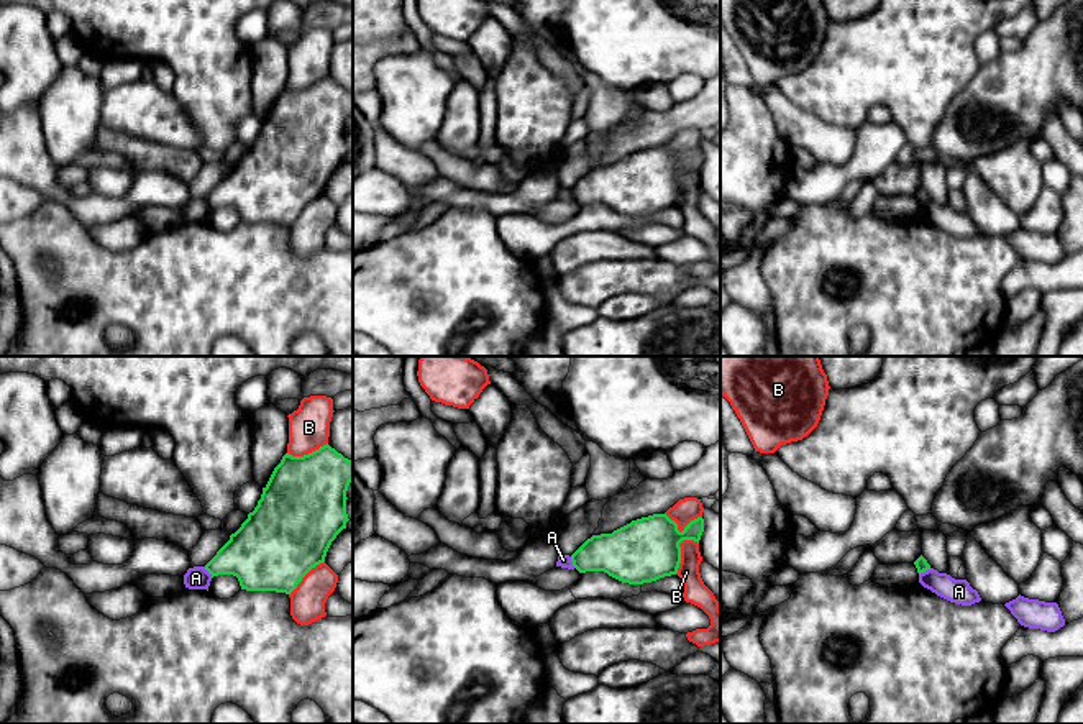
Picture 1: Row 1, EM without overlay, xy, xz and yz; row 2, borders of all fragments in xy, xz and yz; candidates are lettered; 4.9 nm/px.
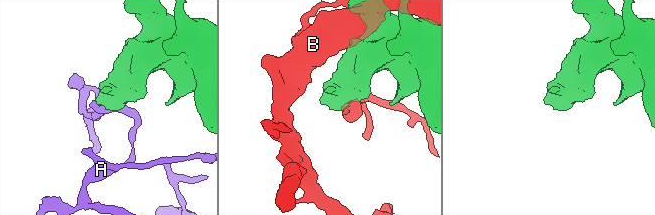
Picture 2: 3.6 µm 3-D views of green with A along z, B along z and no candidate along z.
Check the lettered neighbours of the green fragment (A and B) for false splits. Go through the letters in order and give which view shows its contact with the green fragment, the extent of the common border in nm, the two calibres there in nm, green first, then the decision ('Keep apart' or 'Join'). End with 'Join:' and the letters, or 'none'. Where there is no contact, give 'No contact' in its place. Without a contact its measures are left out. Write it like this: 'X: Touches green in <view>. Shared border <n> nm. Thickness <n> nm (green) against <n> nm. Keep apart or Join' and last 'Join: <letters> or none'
A: Touches green in yz. Shared border 70 nm. Thickness 70 nm (green) against 120 nm. Keep apart
B: Touches green in xz. Shared border 200 nm. Thickness 300 nm (green) against 120 nm. Keep apart
Join: none

